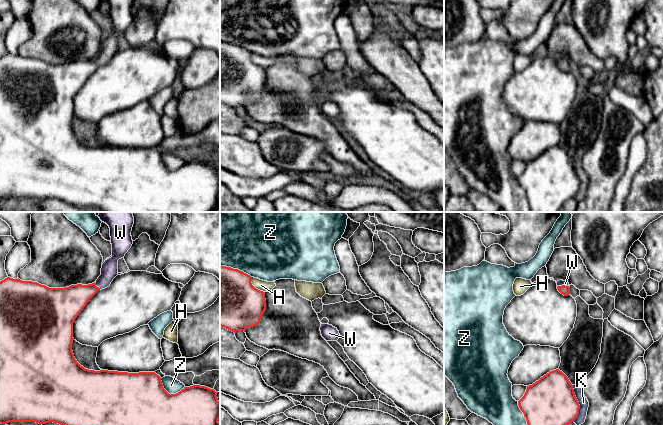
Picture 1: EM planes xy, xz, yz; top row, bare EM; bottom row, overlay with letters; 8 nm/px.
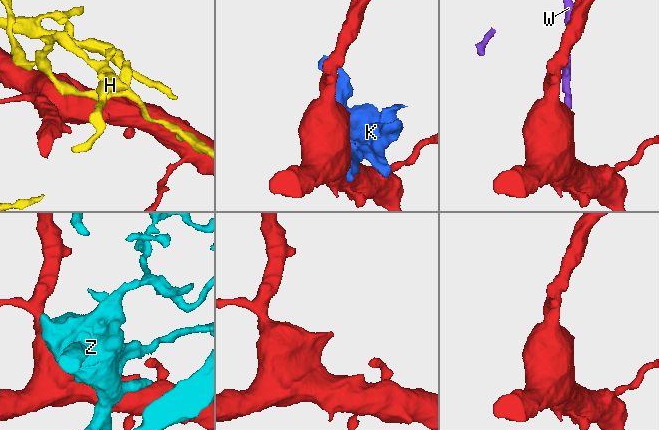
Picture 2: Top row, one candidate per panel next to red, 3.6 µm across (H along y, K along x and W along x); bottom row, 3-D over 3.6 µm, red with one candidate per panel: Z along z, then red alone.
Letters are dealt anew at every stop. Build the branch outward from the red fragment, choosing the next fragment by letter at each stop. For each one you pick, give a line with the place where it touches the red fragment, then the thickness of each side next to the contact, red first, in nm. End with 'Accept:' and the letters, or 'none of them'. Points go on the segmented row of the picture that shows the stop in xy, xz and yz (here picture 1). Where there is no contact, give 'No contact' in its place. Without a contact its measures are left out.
W: Touches red at yz (562, 285). Thickness 80 nm (red) against 50 nm
Accept: W

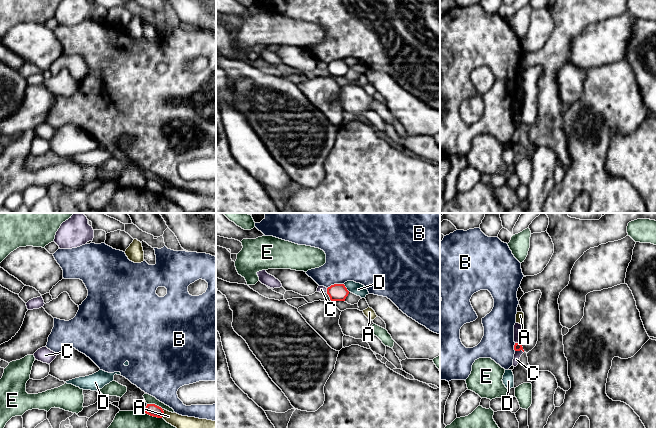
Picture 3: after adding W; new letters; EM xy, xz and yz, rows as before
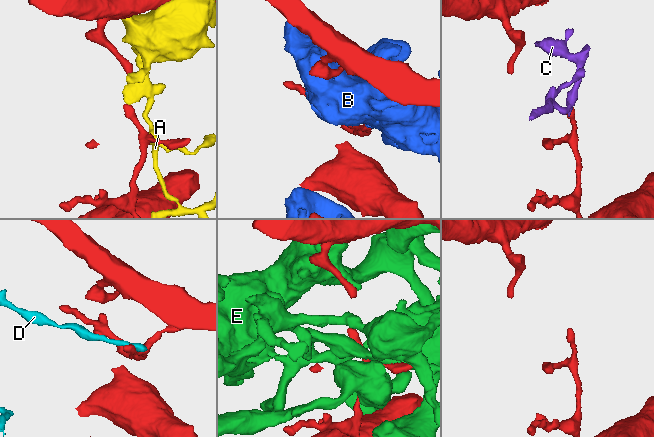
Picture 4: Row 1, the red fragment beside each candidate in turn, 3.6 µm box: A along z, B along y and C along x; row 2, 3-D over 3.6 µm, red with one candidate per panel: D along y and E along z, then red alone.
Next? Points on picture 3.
Accept: none of them

